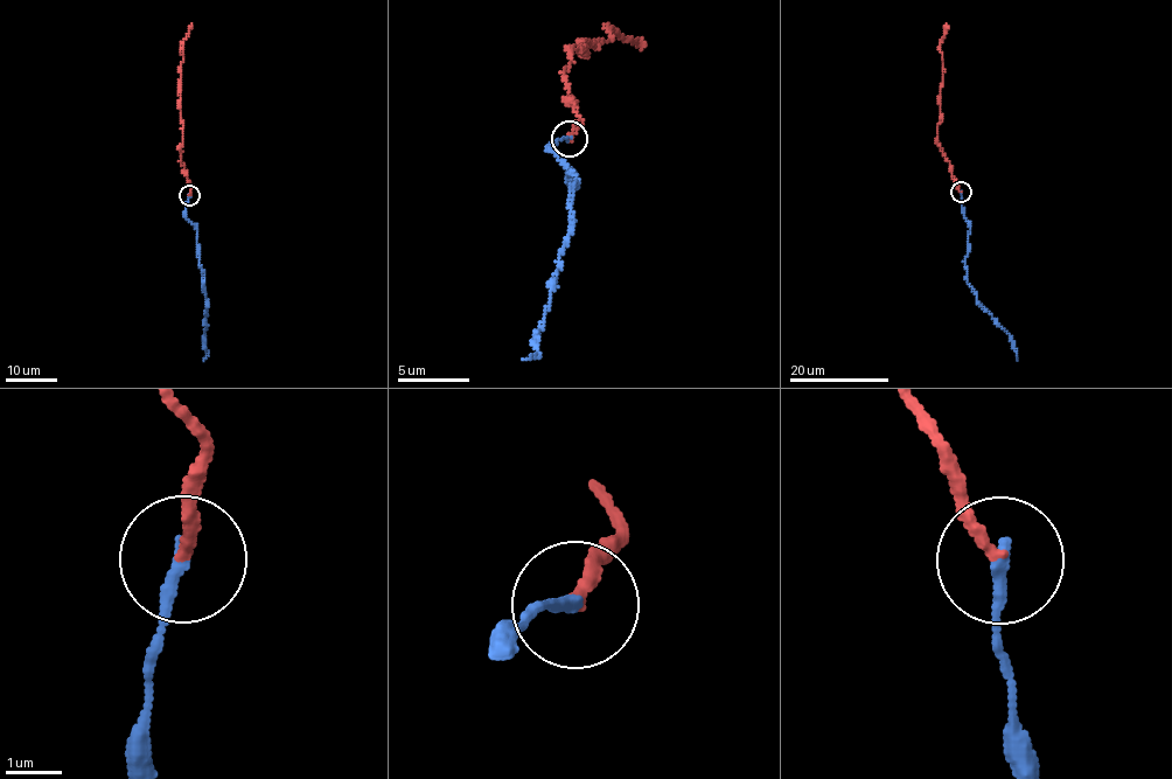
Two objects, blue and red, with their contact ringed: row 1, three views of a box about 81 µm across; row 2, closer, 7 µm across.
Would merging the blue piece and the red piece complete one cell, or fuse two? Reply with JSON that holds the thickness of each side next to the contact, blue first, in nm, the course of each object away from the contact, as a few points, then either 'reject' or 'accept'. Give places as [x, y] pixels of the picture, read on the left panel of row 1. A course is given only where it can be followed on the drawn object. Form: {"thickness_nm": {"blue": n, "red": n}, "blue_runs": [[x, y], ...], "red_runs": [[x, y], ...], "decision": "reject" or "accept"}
{"thickness_nm": {"blue": 240, "red": 200}, "blue_runs": [[189, 195], [187, 216], [197, 235], [197, 258], [207, 297], [207, 356], [203, 360]], "red_runs": [[189, 195], [190, 182], [180, 161], [183, 125], [180, 92], [181, 42], [190, 23]], "decision": "reject"}

